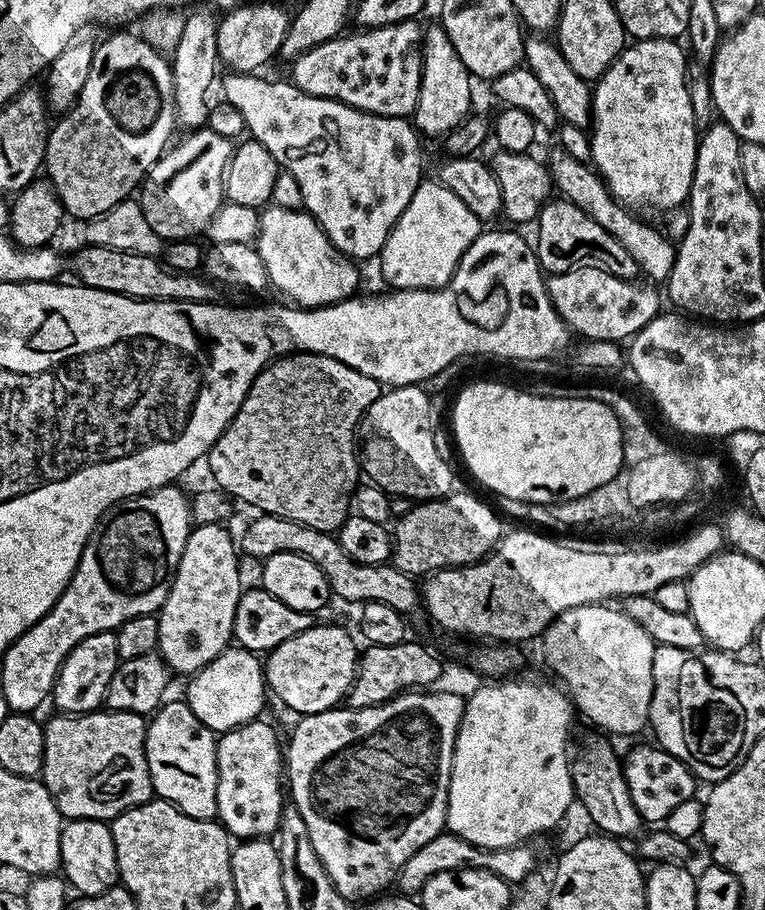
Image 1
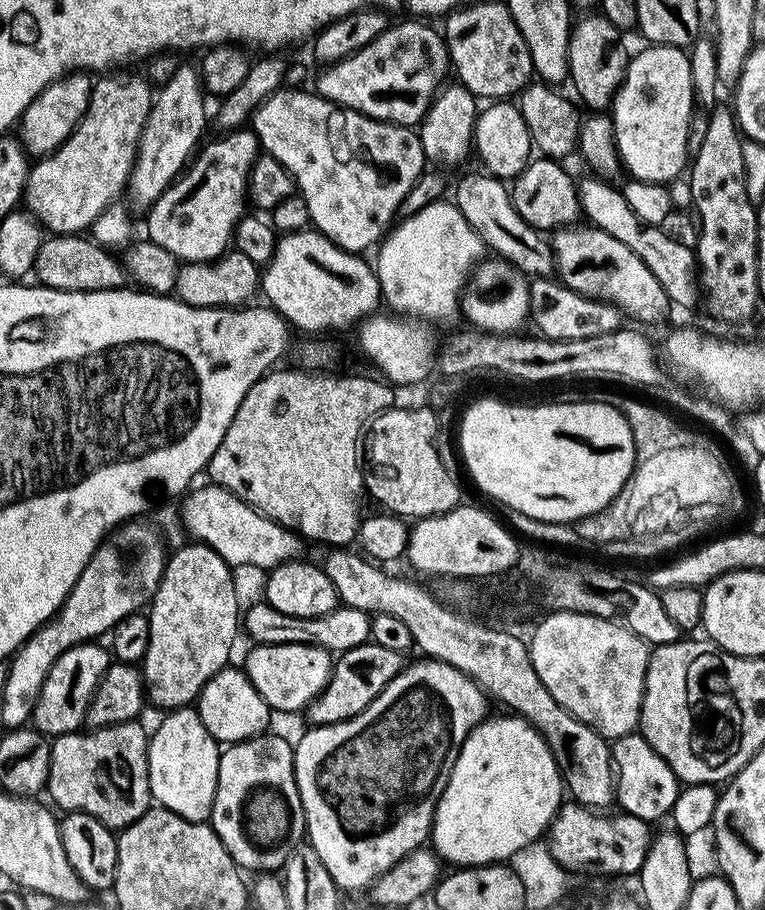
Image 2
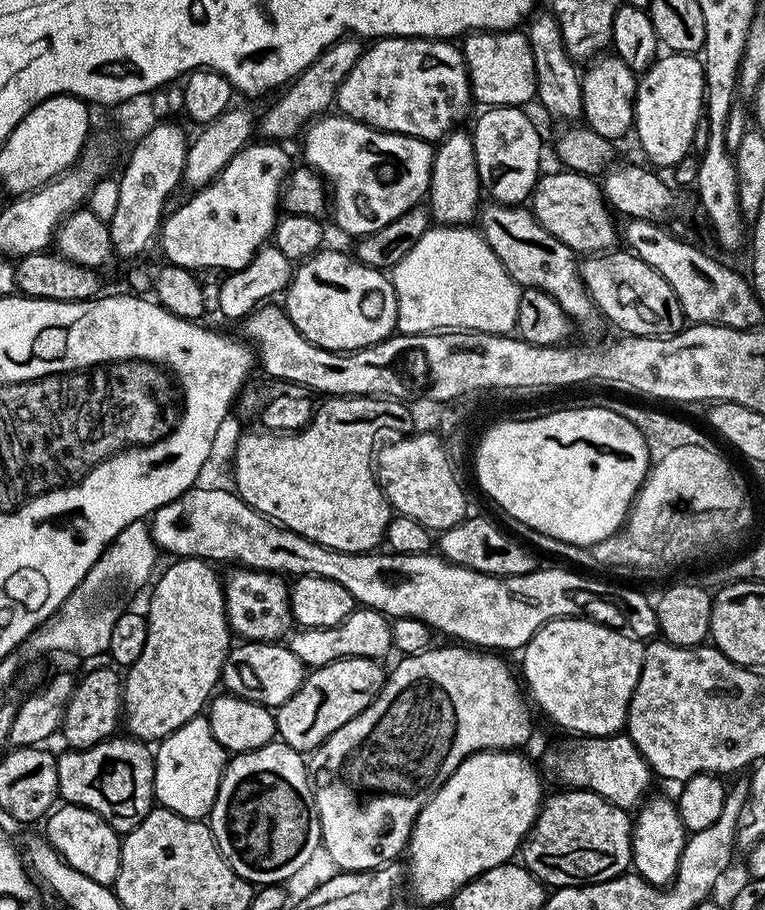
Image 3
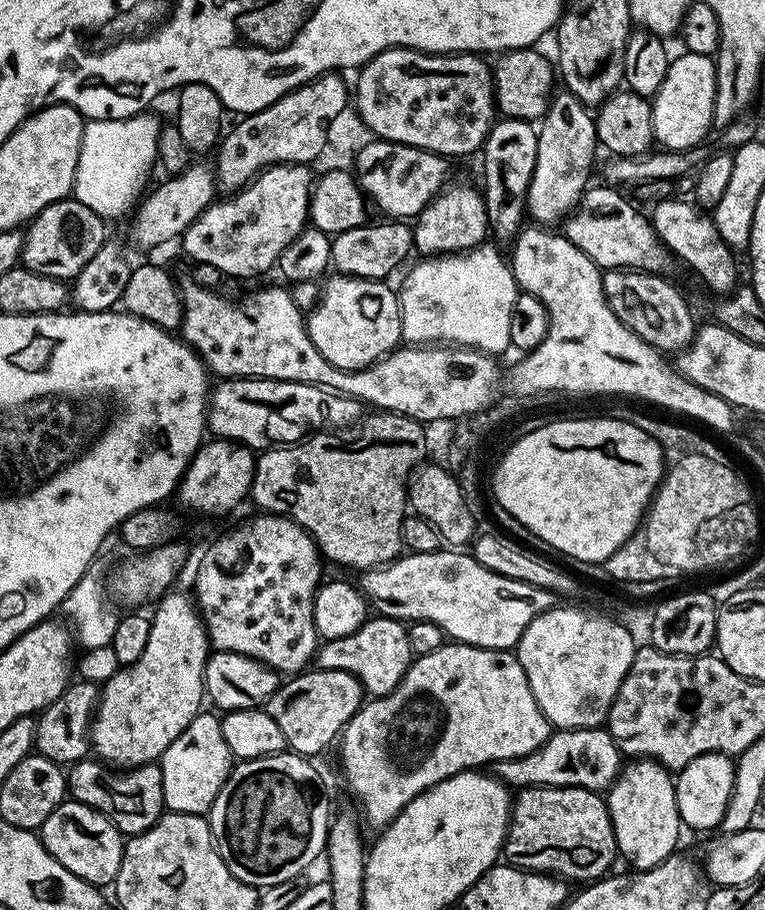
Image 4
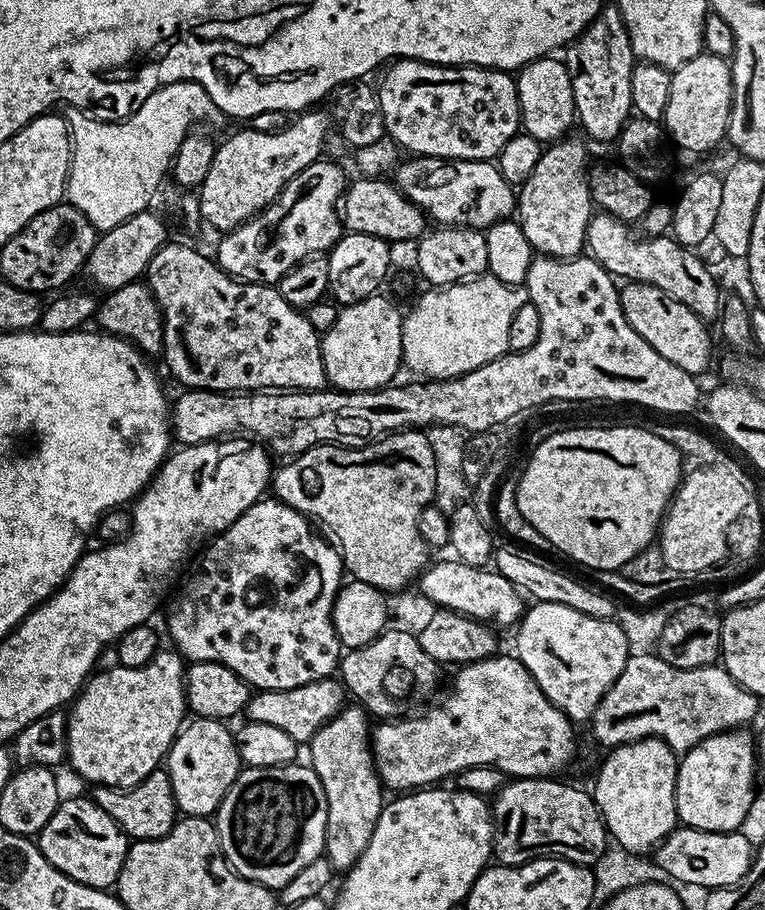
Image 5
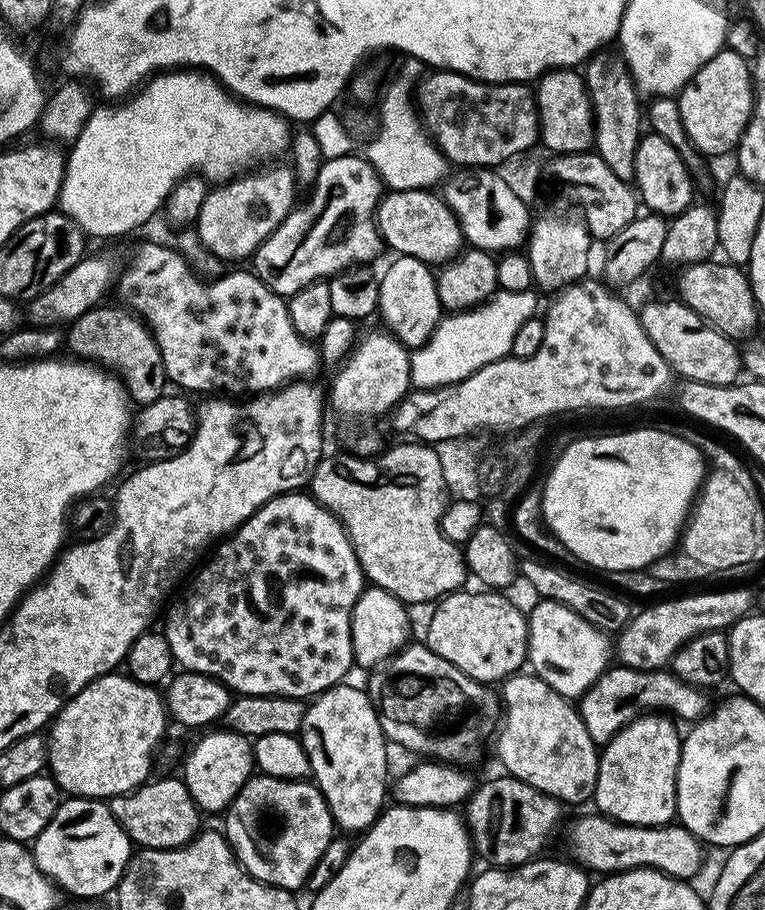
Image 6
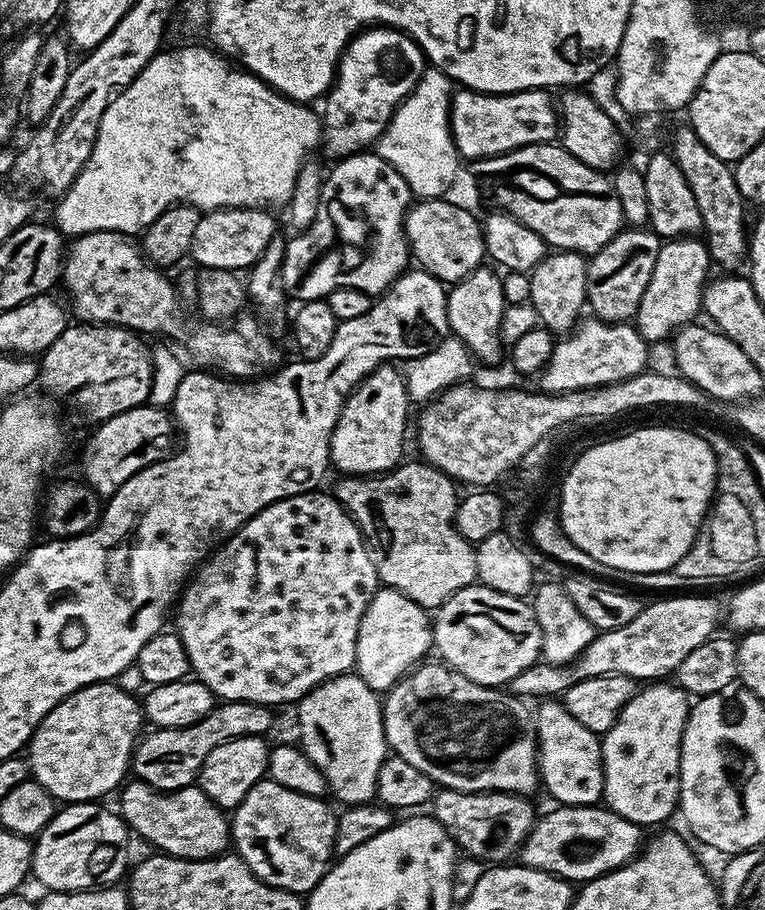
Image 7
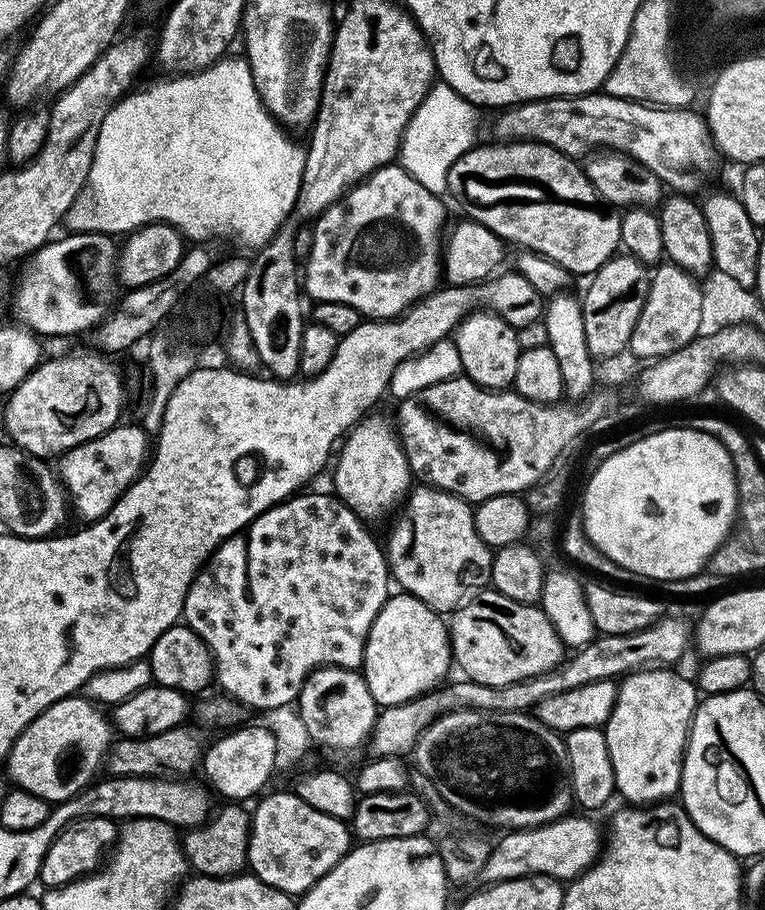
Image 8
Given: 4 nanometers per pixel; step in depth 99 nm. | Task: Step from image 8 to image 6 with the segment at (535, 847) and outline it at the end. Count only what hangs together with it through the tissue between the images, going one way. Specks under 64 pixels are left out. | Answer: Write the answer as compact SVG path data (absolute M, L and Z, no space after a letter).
M603 814L595 815L580 816L568 828L567 855L589 873L615 874L629 872L632 868L653 868L676 880L690 881L706 864L705 845L679 822L647 828L622 824Z

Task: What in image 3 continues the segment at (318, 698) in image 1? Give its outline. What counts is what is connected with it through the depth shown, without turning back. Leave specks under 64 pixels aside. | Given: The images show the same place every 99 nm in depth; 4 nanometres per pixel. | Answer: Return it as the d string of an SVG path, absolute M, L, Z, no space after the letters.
M240 642L240 645L229 647L228 657L220 671L220 684L225 693L240 696L255 704L263 704L273 710L280 708L302 686L306 675L306 665L293 652L280 642Z

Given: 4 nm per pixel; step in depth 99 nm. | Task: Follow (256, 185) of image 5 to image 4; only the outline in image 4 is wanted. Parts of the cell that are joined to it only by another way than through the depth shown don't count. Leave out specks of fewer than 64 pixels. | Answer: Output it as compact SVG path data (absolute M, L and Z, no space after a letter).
M339 71L324 72L317 80L303 84L292 92L287 92L278 102L266 106L257 112L249 112L232 129L229 127L223 133L222 139L215 149L216 164L214 175L217 189L224 194L235 194L248 185L255 176L259 176L266 168L273 168L275 164L306 164L311 165L318 158L322 146L326 143L327 128L330 122L337 117L338 112L349 107L350 88L344 85L344 80Z

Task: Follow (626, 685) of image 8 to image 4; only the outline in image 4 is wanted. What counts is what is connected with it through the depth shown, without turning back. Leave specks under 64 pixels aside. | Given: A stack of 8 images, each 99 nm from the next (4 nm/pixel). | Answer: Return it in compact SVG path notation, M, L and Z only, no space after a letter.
M636 758L623 765L622 771L607 789L606 801L608 803L610 822L613 823L614 838L617 840L617 850L621 857L632 863L636 870L653 868L665 860L667 856L677 851L676 843L680 840L680 815L676 801L676 782L673 773L664 765L651 758Z

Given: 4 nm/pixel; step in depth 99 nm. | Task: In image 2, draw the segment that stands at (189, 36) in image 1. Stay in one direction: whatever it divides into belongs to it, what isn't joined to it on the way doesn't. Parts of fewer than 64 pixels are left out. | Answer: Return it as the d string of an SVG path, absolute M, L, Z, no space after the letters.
M181 66L155 93L152 112L140 135L136 162L126 185L127 191L132 191L133 202L141 210L152 207L155 200L185 171L190 157L197 151L200 135L204 132L204 100L206 96L195 67Z

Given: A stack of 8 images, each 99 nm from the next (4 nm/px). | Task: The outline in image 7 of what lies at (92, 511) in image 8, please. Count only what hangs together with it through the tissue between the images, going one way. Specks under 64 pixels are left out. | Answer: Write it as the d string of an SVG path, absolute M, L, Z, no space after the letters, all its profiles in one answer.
M150 403L122 414L114 414L114 418L99 421L95 428L96 433L89 438L84 448L80 468L84 471L83 483L89 484L101 498L114 495L127 480L134 478L134 474L165 459L178 440L178 429L173 417L163 407Z

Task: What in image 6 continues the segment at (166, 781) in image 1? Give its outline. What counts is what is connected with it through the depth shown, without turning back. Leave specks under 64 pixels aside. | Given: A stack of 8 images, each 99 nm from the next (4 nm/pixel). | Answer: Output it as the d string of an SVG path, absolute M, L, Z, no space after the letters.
M216 730L205 731L201 735L205 736L189 750L182 773L184 785L188 787L194 802L204 814L223 813L234 802L238 790L242 790L245 782L254 775L253 741L231 730L212 731Z

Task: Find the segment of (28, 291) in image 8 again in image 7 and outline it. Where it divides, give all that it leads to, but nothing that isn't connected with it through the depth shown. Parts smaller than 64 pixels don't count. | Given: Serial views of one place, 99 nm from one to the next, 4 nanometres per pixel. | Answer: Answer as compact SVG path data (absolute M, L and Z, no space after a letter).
M87 232L75 237L67 245L64 257L62 284L68 287L67 299L70 312L77 321L86 324L117 324L120 328L131 328L137 334L153 332L158 338L180 336L184 332L184 305L175 283L168 281L163 271L148 261L141 245L131 235L123 232Z

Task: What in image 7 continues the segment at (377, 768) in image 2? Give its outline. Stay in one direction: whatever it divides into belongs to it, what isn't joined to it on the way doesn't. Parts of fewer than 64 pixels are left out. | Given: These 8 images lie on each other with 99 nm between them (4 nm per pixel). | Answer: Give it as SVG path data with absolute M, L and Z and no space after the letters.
M559 699L545 700L539 708L534 719L538 733L538 767L543 791L548 791L560 806L599 805L604 798L601 737L586 730L586 726L582 726L582 722L574 718L574 714L564 709Z

